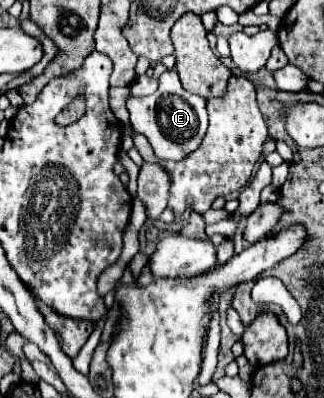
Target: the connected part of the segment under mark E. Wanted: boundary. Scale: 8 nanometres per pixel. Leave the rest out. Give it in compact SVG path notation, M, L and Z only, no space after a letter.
M164 71L158 79L158 89L148 97L128 99L126 109L130 113L130 125L136 133L142 133L154 153L160 159L184 159L188 153L192 153L204 139L206 127L208 127L208 115L206 115L206 101L198 95L192 95L182 89L178 73L176 71Z

